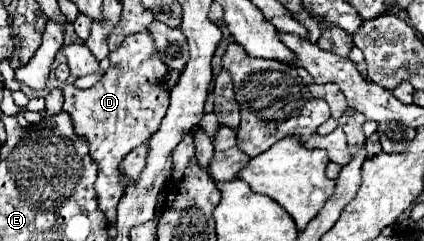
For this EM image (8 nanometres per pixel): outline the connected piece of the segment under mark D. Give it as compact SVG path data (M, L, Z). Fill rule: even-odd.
M150 30L130 34L122 46L110 52L110 68L102 80L88 88L78 90L72 84L64 86L64 106L62 110L70 114L74 132L84 138L90 146L90 156L98 164L98 204L110 224L116 222L116 206L122 198L122 192L130 180L118 176L118 164L134 148L144 144L158 128L168 108L168 92L162 88L162 78L166 64L160 60L154 38Z

